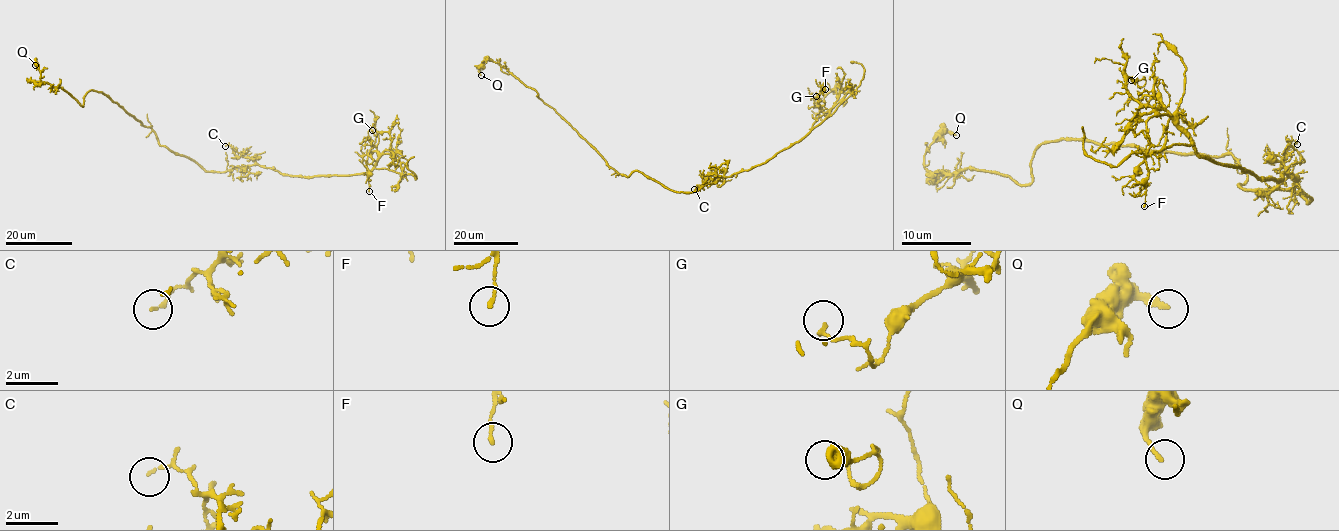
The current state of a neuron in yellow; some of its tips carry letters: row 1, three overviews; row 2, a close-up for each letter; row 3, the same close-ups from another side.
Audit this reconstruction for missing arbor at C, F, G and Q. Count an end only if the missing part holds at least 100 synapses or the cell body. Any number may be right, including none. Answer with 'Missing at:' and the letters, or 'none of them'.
Missing at: none of them

